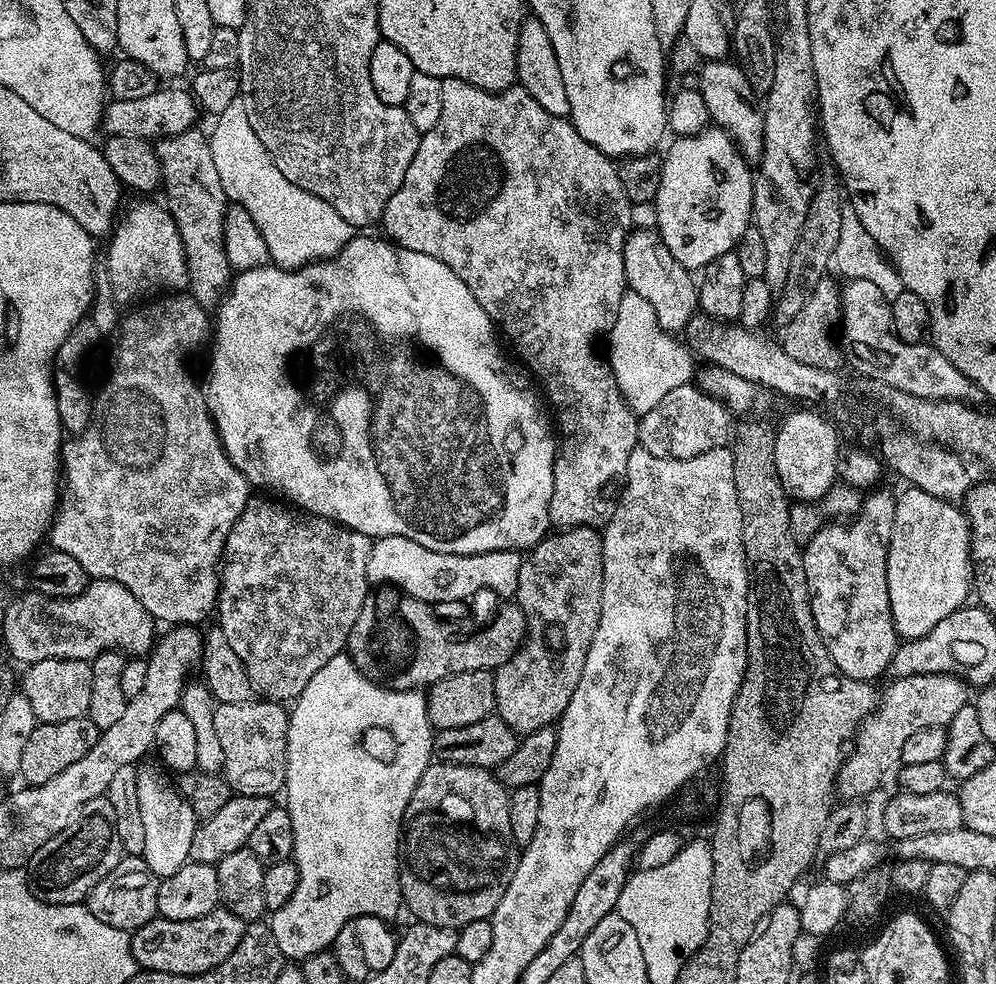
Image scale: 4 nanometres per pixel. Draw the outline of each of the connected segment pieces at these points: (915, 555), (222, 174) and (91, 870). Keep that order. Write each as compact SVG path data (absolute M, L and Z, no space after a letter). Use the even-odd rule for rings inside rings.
M921 488L905 489L896 496L886 562L892 621L901 641L926 634L942 618L965 607L964 599L974 588L972 531L967 516L953 501L934 498Z
M237 97L226 106L226 110L217 115L217 120L212 132L209 133L209 144L214 157L214 166L217 167L219 181L222 182L223 192L231 203L241 204L251 213L253 222L259 228L267 244L271 261L281 268L300 268L314 261L326 260L336 256L352 240L356 230L352 224L346 222L334 206L330 206L317 195L302 190L294 185L279 170L273 161L273 156L266 150L261 138L250 126L250 118L247 117L245 102Z
M107 795L94 798L86 802L86 806L80 809L75 820L68 823L46 846L42 846L30 861L30 883L32 891L36 893L37 898L46 901L48 904L78 904L87 901L88 895L118 866L118 862L124 859L126 853L122 842L118 838L118 818L114 818L114 806L110 806Z

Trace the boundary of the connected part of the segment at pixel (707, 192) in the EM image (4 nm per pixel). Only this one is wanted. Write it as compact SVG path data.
M709 126L697 136L681 136L671 141L668 153L663 153L658 190L654 201L656 226L666 250L689 270L703 270L714 258L735 249L738 238L746 234L753 223L752 186L754 172L749 161L736 149L736 144L722 129Z

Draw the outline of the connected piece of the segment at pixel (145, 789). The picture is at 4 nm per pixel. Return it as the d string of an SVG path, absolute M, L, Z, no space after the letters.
M141 763L136 770L138 810L142 810L142 826L146 829L143 858L153 874L157 878L163 878L189 863L190 842L194 842L194 830L198 821L185 797L176 793L176 788L172 785L173 777L159 763L148 763Z

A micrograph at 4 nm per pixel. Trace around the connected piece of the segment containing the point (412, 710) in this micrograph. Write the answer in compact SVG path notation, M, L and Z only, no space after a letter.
M341 654L330 658L310 682L302 690L302 694L297 696L290 708L288 717L288 745L286 746L286 778L282 796L285 796L286 807L290 814L290 822L294 822L294 850L292 859L298 866L298 887L294 889L294 895L290 897L290 902L282 906L282 910L271 913L270 923L275 940L278 941L278 950L292 962L302 962L310 954L323 952L330 944L330 930L328 924L341 926L352 918L359 915L374 915L378 918L392 922L396 915L402 912L402 897L400 895L400 866L402 863L402 825L404 822L404 811L410 802L410 798L416 789L416 783L422 778L422 774L428 769L428 765L433 763L434 749L432 737L434 729L428 721L428 698L423 691L413 690L403 692L393 688L384 688L380 684L374 683L370 678L366 678L359 672L355 664L352 663L351 656Z

